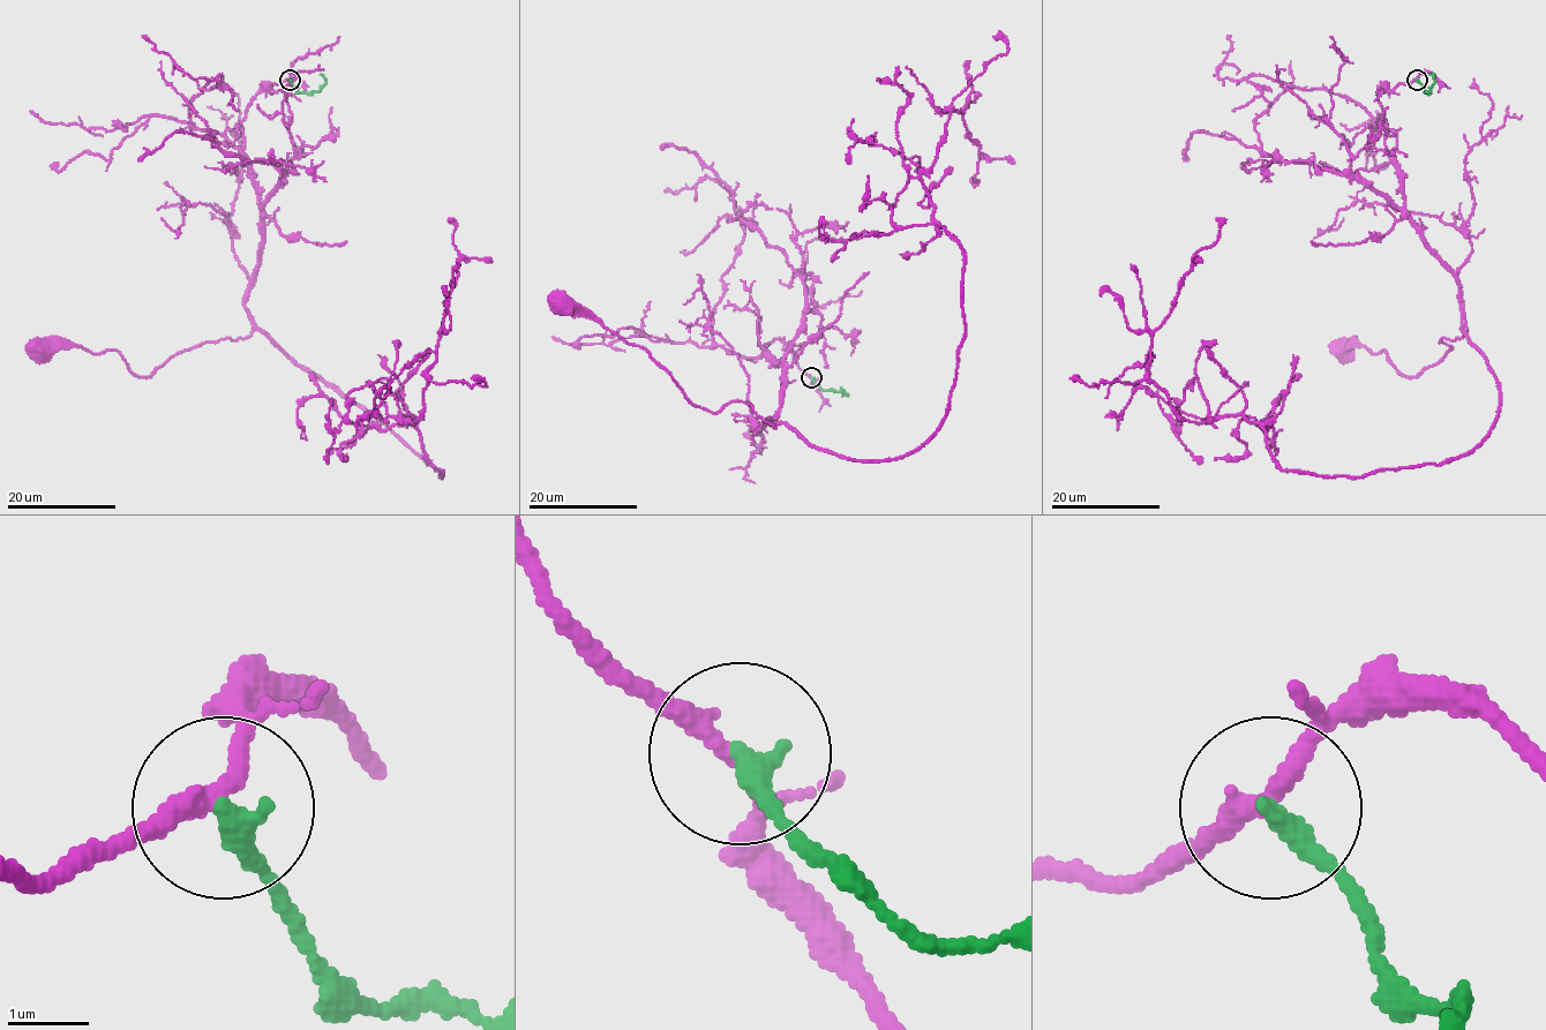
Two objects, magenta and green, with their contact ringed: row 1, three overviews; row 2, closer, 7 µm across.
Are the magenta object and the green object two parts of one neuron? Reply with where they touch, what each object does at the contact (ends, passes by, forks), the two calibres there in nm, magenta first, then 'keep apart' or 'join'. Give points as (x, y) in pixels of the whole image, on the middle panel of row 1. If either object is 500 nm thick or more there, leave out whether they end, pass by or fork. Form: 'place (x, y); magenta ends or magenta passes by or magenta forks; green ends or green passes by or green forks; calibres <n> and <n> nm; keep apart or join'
place (811, 377); magenta passes by; green ends; calibres 240 and 320 nm; keep apart

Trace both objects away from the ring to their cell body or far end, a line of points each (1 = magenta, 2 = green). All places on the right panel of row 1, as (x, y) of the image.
1: (1416, 79), (1379, 92), (1385, 149), (1466, 331), (1415, 376), (1343, 351)
2: (1416, 80), (1430, 94), (1434, 77), (1428, 74)

